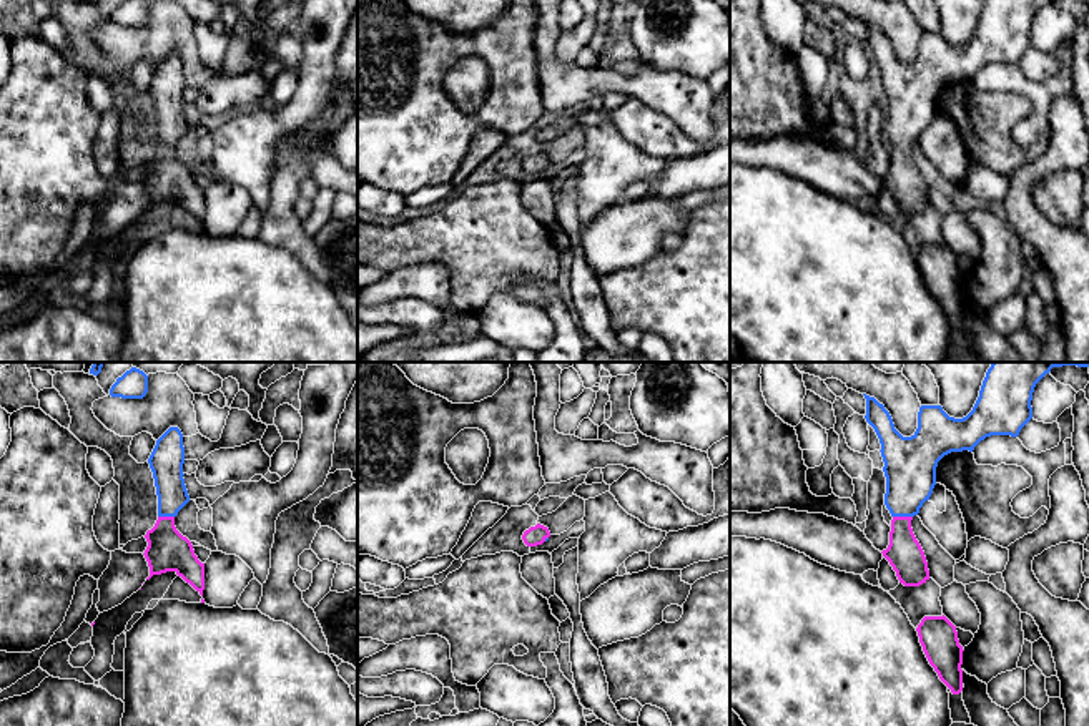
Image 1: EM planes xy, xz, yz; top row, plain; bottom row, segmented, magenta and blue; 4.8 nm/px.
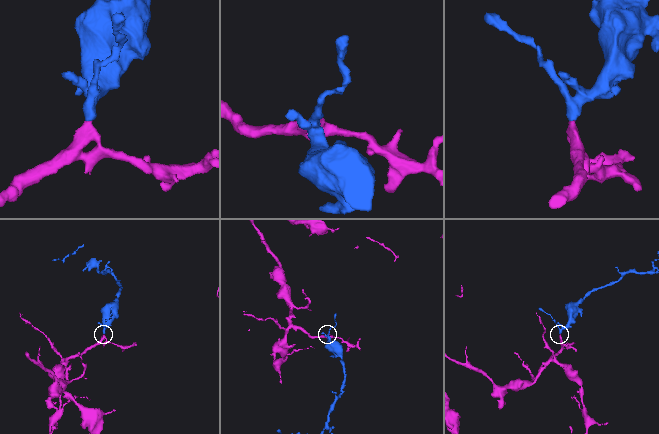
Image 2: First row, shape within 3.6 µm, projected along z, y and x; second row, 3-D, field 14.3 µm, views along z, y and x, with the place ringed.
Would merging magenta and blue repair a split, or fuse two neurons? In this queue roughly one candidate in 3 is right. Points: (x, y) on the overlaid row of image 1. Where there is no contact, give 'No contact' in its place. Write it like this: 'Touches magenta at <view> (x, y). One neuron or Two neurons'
Touches magenta at yz (903, 517). One neuron

